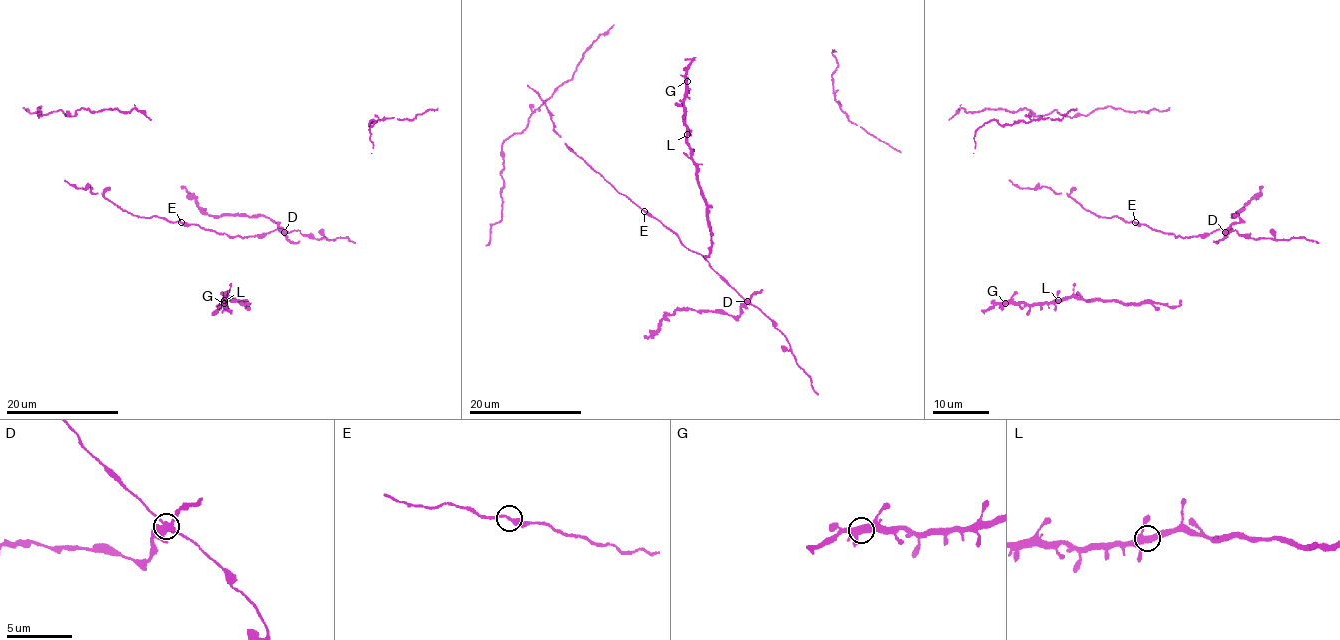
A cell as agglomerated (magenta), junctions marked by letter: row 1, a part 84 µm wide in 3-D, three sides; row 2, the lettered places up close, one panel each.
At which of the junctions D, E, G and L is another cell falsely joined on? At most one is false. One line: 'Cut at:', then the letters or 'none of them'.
Cut at: D

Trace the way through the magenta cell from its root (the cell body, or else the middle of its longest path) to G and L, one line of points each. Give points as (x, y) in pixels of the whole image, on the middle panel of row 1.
G: (704, 257), (710, 253), (711, 246), (708, 205), (698, 184), (697, 164), (687, 141), (684, 106), (687, 81)
L: (704, 257), (710, 253), (711, 246), (708, 205), (698, 184), (697, 164), (691, 157), (687, 134)

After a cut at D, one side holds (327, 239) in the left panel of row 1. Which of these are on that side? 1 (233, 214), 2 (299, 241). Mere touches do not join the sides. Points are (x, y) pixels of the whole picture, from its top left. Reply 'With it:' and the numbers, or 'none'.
With it: none

